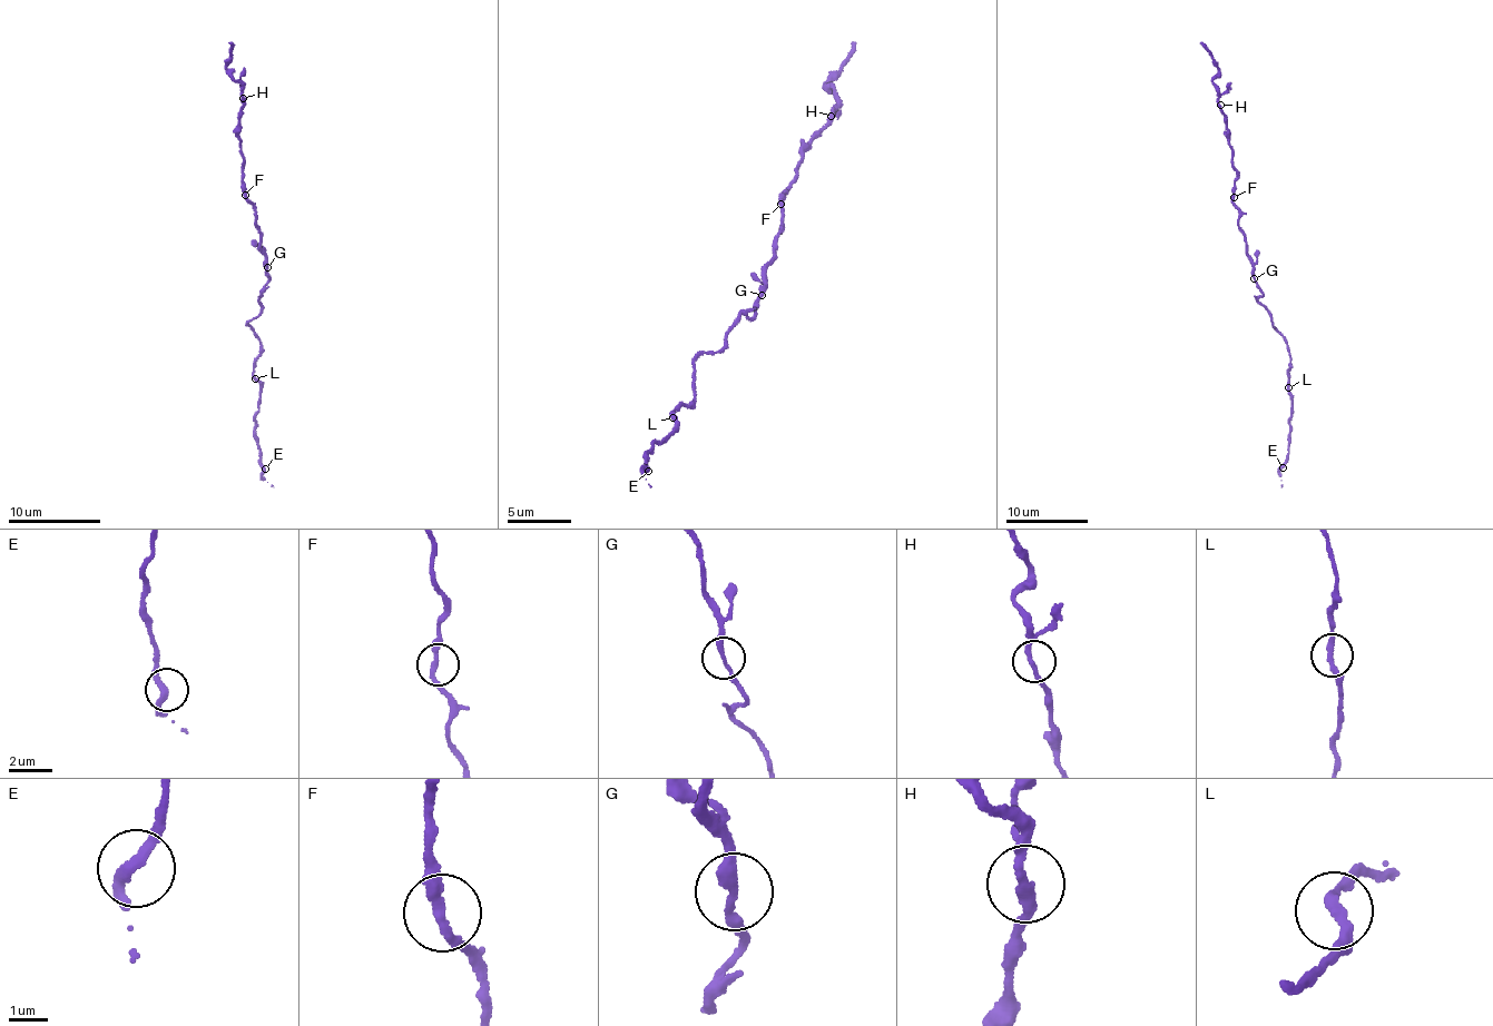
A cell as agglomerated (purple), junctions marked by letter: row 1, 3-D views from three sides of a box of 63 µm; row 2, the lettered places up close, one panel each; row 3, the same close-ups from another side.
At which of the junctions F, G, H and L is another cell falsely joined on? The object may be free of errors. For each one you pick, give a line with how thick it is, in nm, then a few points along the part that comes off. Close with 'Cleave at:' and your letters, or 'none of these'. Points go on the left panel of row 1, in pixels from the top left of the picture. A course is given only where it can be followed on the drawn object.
Cleave at: none of these

